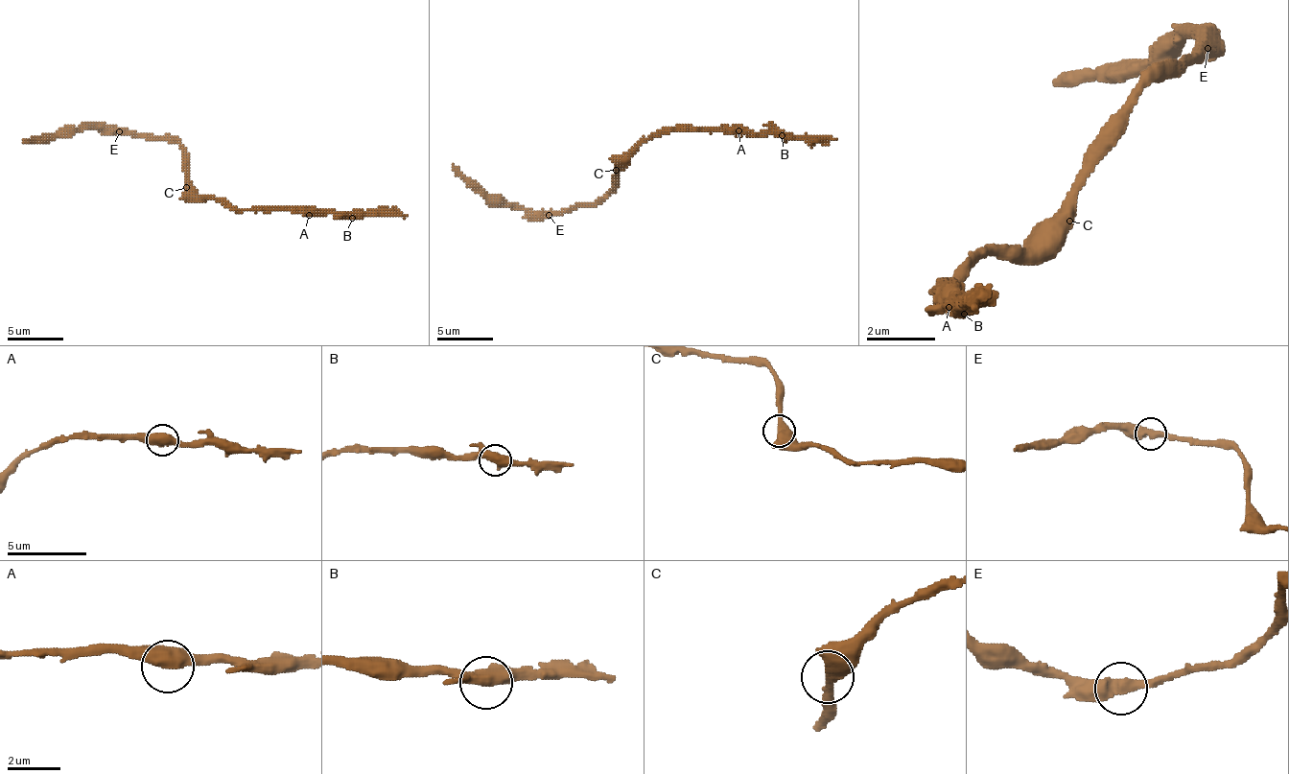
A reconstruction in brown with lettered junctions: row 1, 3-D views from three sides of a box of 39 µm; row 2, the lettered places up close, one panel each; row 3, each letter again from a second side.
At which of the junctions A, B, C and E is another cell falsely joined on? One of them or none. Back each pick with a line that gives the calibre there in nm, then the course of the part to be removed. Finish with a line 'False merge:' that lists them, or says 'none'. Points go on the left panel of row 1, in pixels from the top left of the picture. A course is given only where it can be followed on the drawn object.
False merge: none

